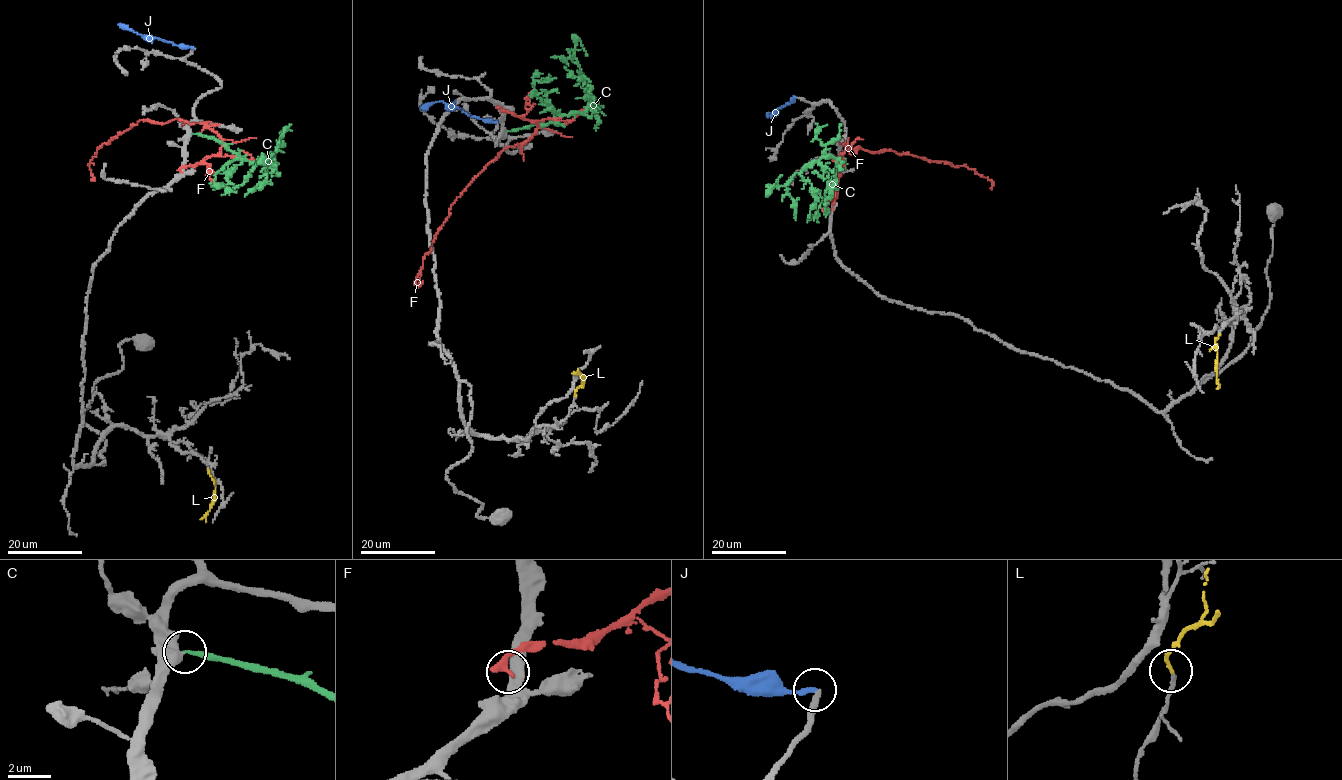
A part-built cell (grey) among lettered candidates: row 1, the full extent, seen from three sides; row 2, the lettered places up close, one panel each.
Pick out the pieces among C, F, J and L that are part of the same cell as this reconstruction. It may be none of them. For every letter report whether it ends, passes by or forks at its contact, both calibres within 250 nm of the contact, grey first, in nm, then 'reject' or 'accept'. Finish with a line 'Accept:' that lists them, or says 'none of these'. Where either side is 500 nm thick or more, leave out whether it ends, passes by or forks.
C: 600 nm thick on the grey side, 180 nm on the other; reject
F: it ends there; 440 nm thick on the grey side, 340 nm on the other; reject
J: it ends there; 190 nm thick on the grey side, 190 nm on the other; reject
L: it ends there; 190 nm thick on the grey side, 150 nm on the other; accept
Accept: L

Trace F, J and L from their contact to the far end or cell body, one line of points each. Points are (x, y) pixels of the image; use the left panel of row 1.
F: (181, 170), (215, 155), (222, 139), (205, 124), (140, 119), (97, 148), (88, 165), (95, 179)
J: (193, 48), (144, 37), (119, 24)
L: (208, 470), (215, 481), (215, 493), (205, 521)

